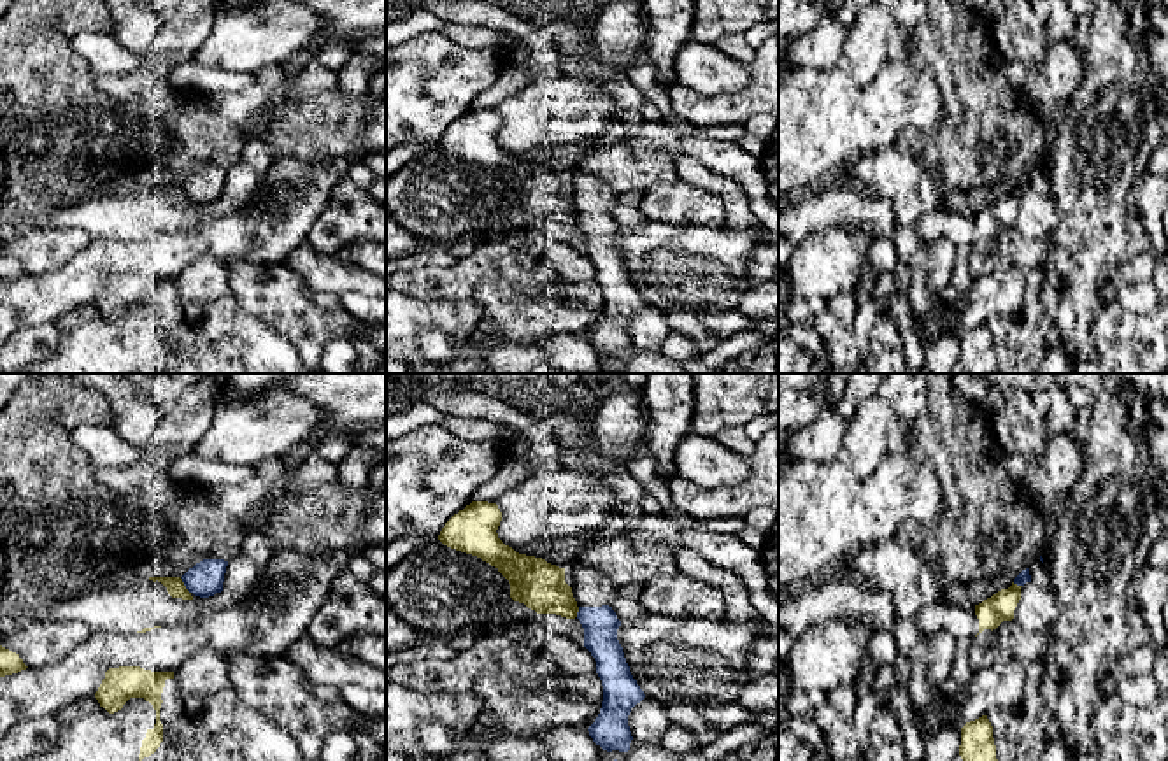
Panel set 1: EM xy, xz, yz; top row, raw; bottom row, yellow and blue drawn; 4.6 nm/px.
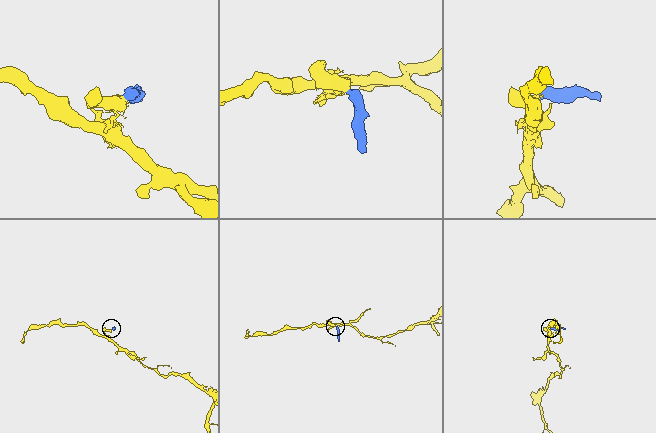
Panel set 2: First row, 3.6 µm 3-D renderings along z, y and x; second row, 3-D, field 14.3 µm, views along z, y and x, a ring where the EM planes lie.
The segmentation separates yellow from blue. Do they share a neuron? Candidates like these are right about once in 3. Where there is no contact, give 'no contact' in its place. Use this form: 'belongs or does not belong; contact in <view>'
does not belong; contact in xy

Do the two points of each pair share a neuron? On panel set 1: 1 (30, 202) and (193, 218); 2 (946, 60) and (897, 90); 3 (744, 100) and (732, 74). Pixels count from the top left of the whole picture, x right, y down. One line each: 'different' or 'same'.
1: different
2: different
3: different

